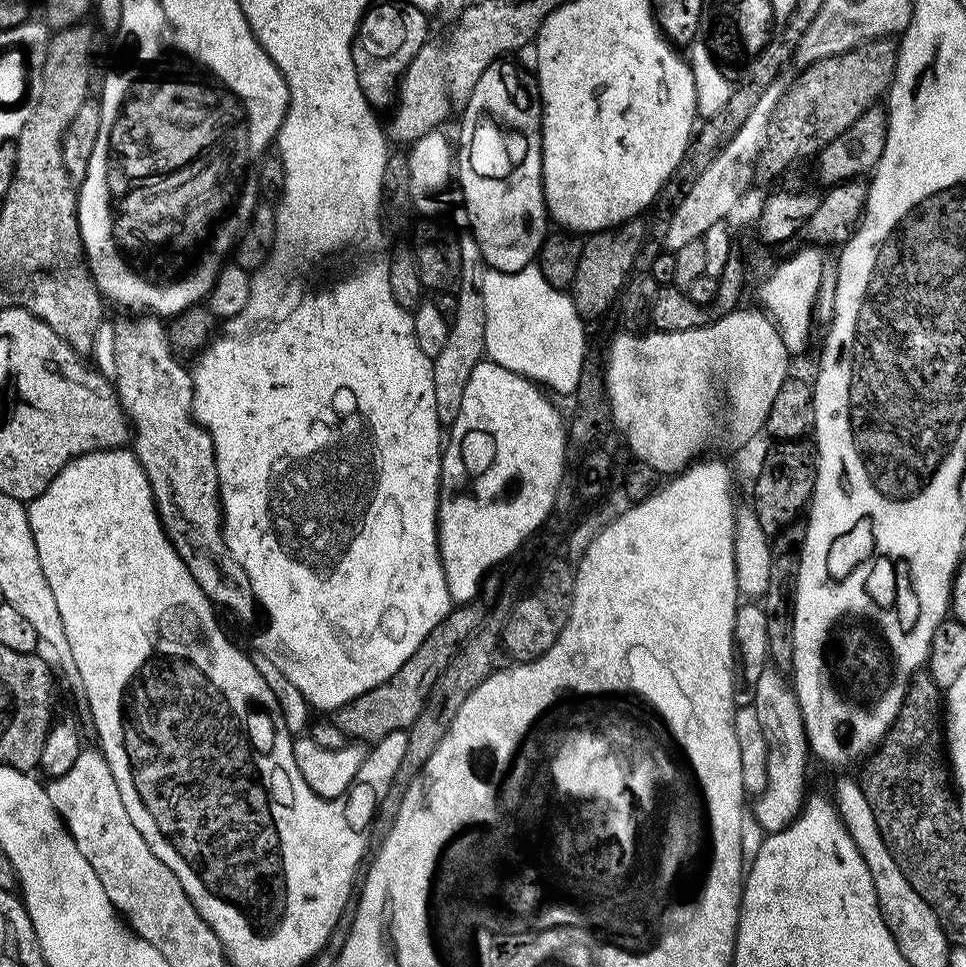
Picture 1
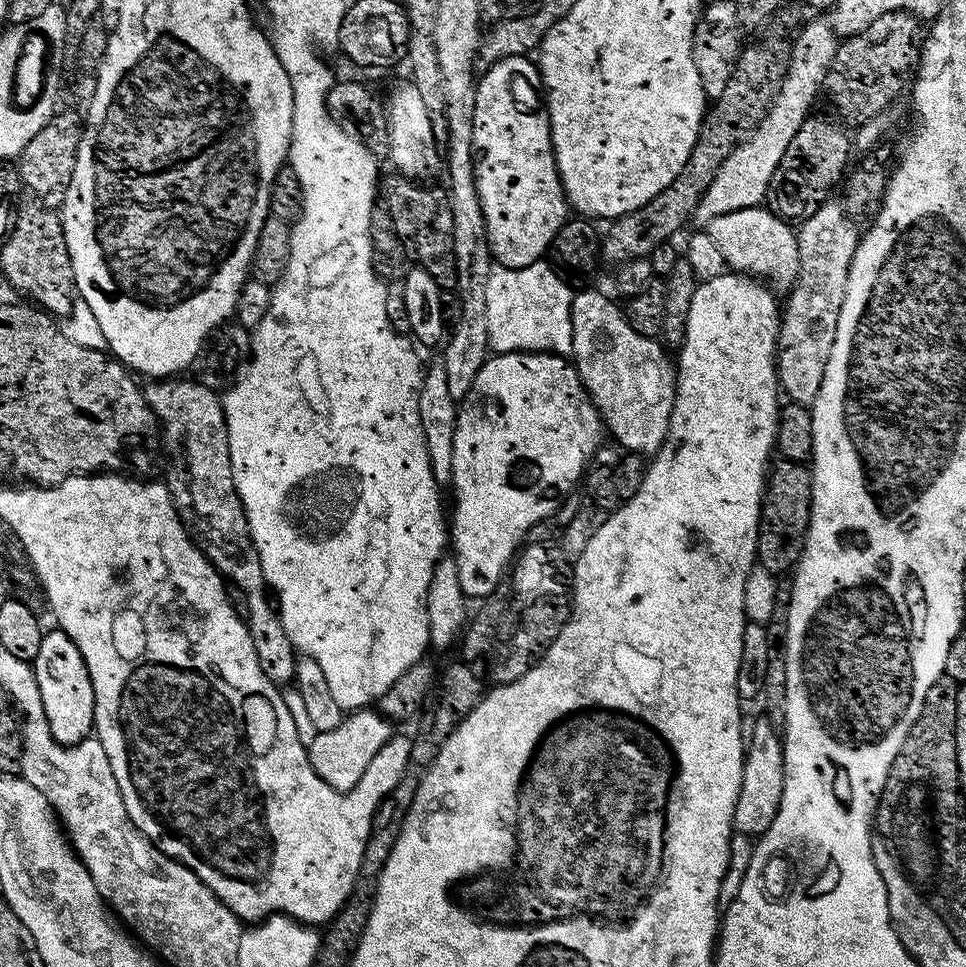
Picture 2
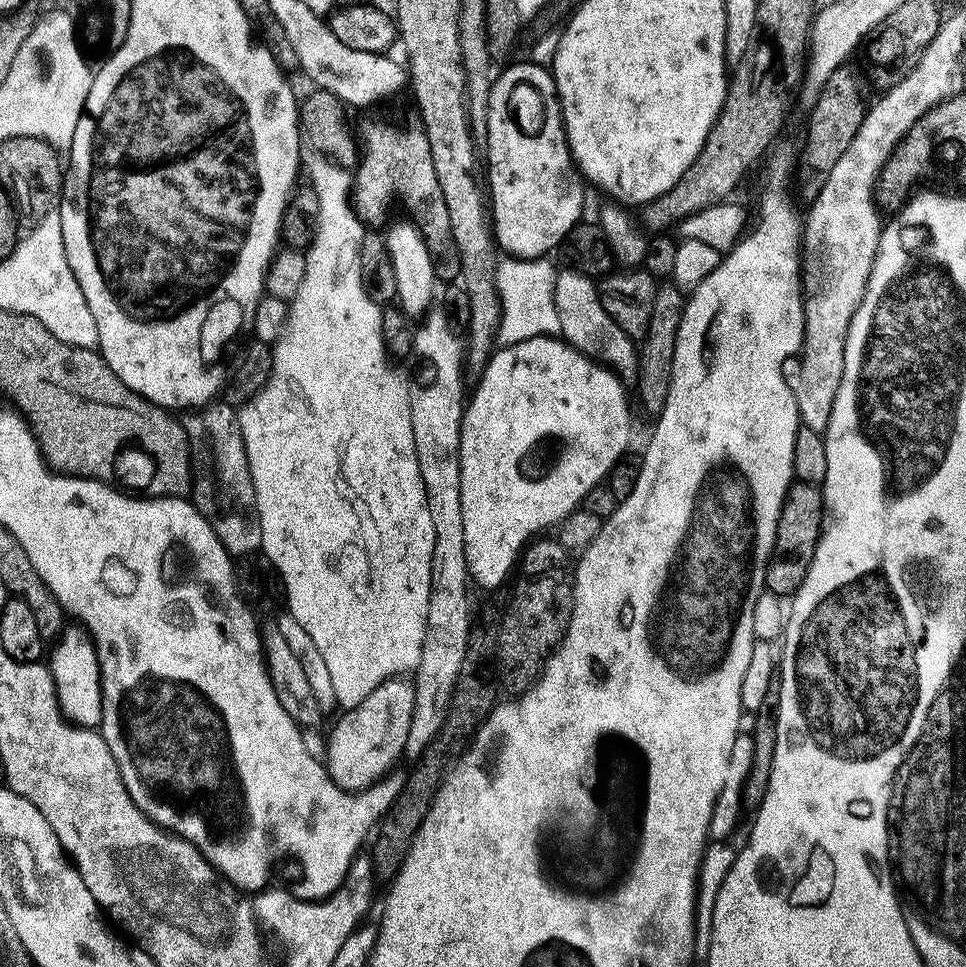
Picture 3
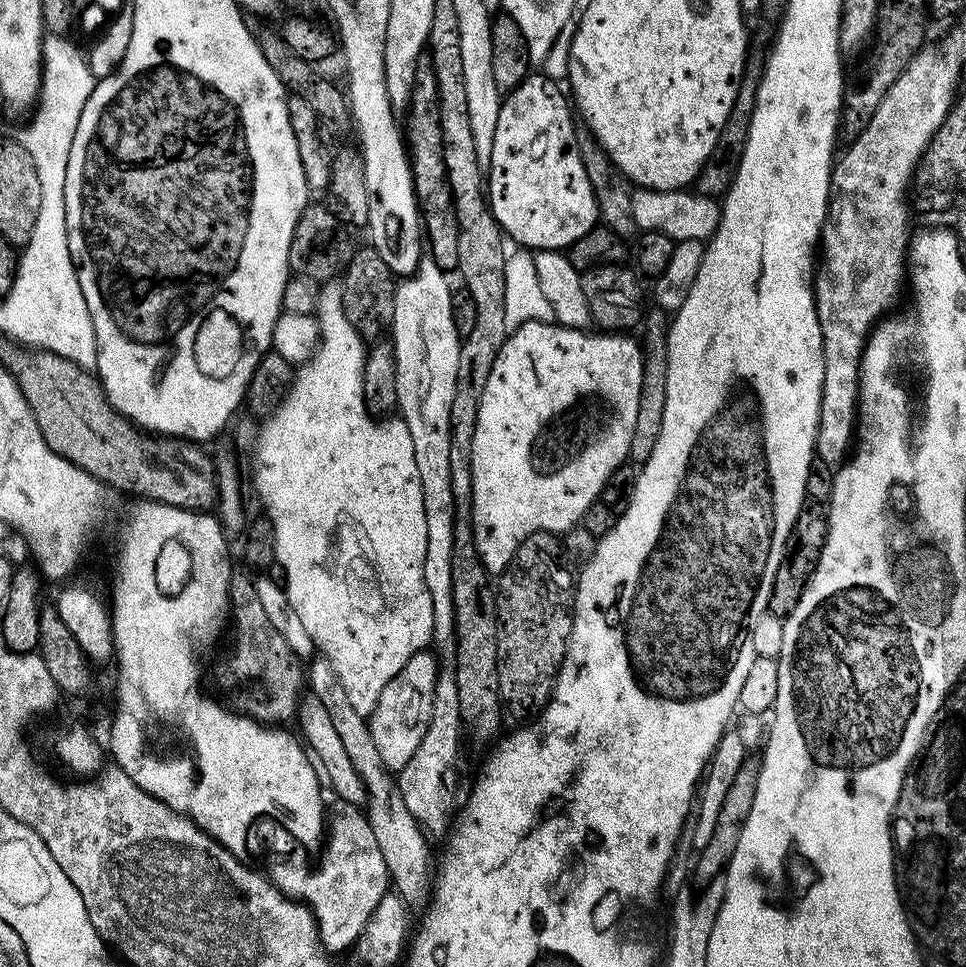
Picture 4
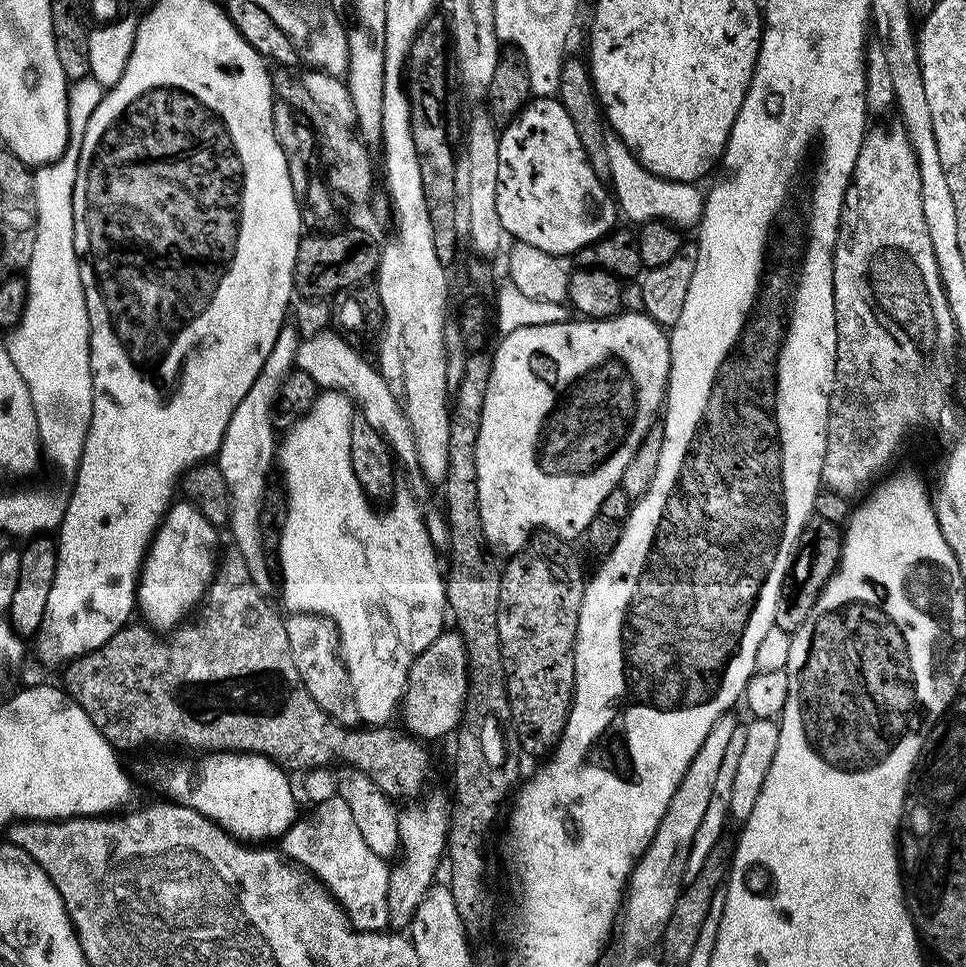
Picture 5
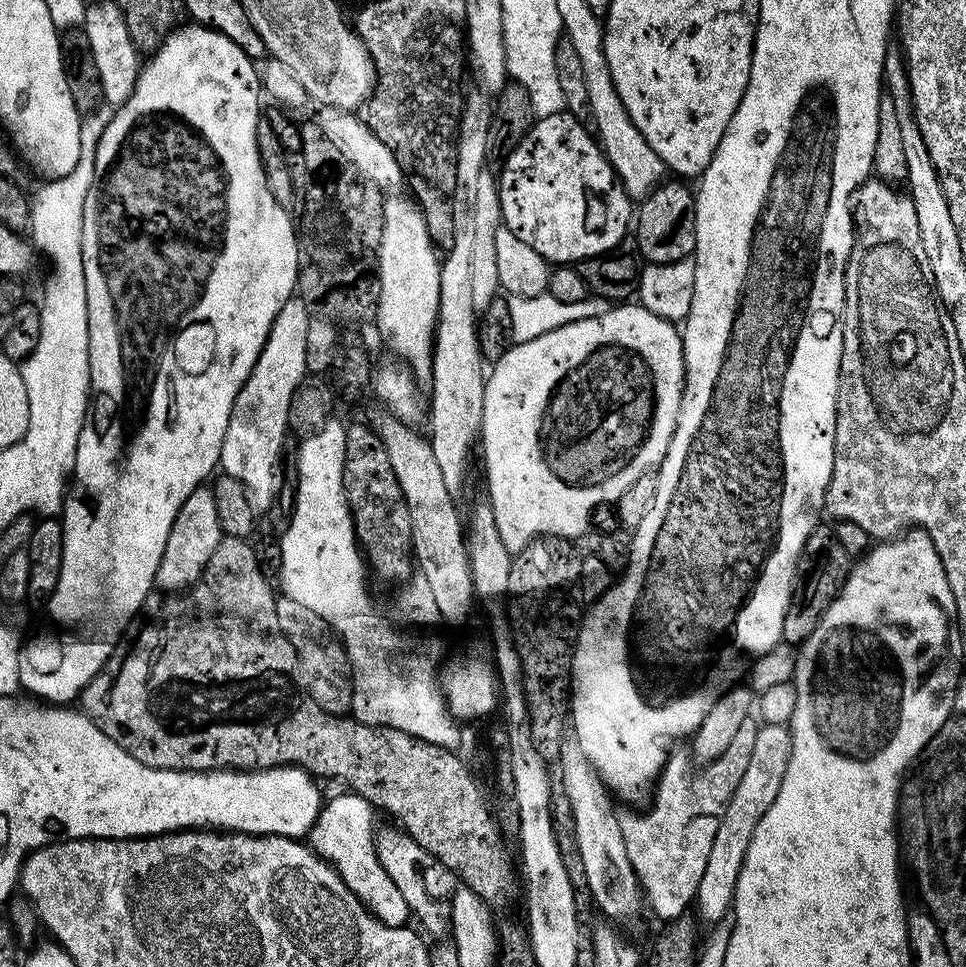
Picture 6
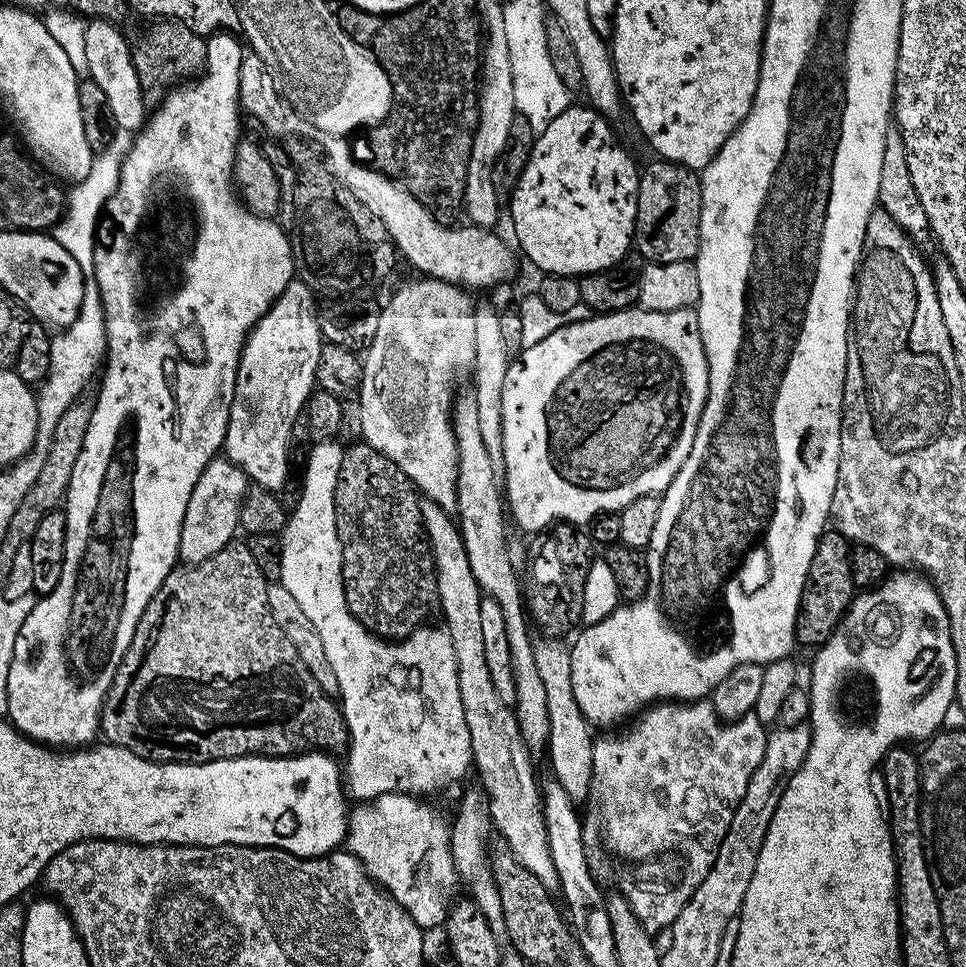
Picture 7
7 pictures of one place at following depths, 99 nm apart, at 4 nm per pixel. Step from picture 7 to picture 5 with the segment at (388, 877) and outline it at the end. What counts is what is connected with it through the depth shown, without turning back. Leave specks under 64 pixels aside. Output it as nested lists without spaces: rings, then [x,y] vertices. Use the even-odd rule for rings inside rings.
[[[336,795],[315,805],[309,816],[301,815],[292,821],[292,825],[282,834],[284,840],[278,844],[279,851],[293,864],[301,867],[306,872],[311,872],[325,888],[328,889],[333,900],[337,900],[348,915],[348,921],[357,932],[384,932],[389,927],[388,923],[388,874],[390,871],[386,860],[374,854],[366,846],[357,823],[354,822],[350,809],[342,797]]]

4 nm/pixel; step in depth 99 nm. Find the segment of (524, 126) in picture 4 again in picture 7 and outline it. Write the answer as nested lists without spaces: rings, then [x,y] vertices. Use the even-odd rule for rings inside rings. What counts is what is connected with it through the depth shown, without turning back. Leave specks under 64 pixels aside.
[[[570,106],[562,114],[558,114],[552,122],[540,133],[538,133],[530,158],[526,162],[526,170],[522,170],[522,174],[516,183],[516,189],[512,191],[512,199],[510,207],[512,207],[512,232],[516,235],[516,240],[520,243],[520,248],[524,251],[524,256],[539,271],[544,274],[553,276],[574,276],[582,277],[587,272],[597,272],[603,268],[614,266],[621,260],[623,256],[628,255],[634,244],[634,233],[636,230],[636,211],[638,210],[638,186],[640,185],[640,172],[638,164],[632,161],[632,156],[616,141],[616,136],[612,133],[612,128],[607,119],[601,116],[595,108],[591,106],[583,106],[584,108],[576,108]]]

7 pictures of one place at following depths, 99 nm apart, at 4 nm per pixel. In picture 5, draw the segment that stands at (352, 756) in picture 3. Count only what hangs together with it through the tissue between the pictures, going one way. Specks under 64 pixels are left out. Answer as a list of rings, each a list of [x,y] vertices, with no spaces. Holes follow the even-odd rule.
[[[445,630],[415,659],[402,701],[405,729],[422,742],[451,735],[460,725],[468,695],[468,655],[460,633]]]

